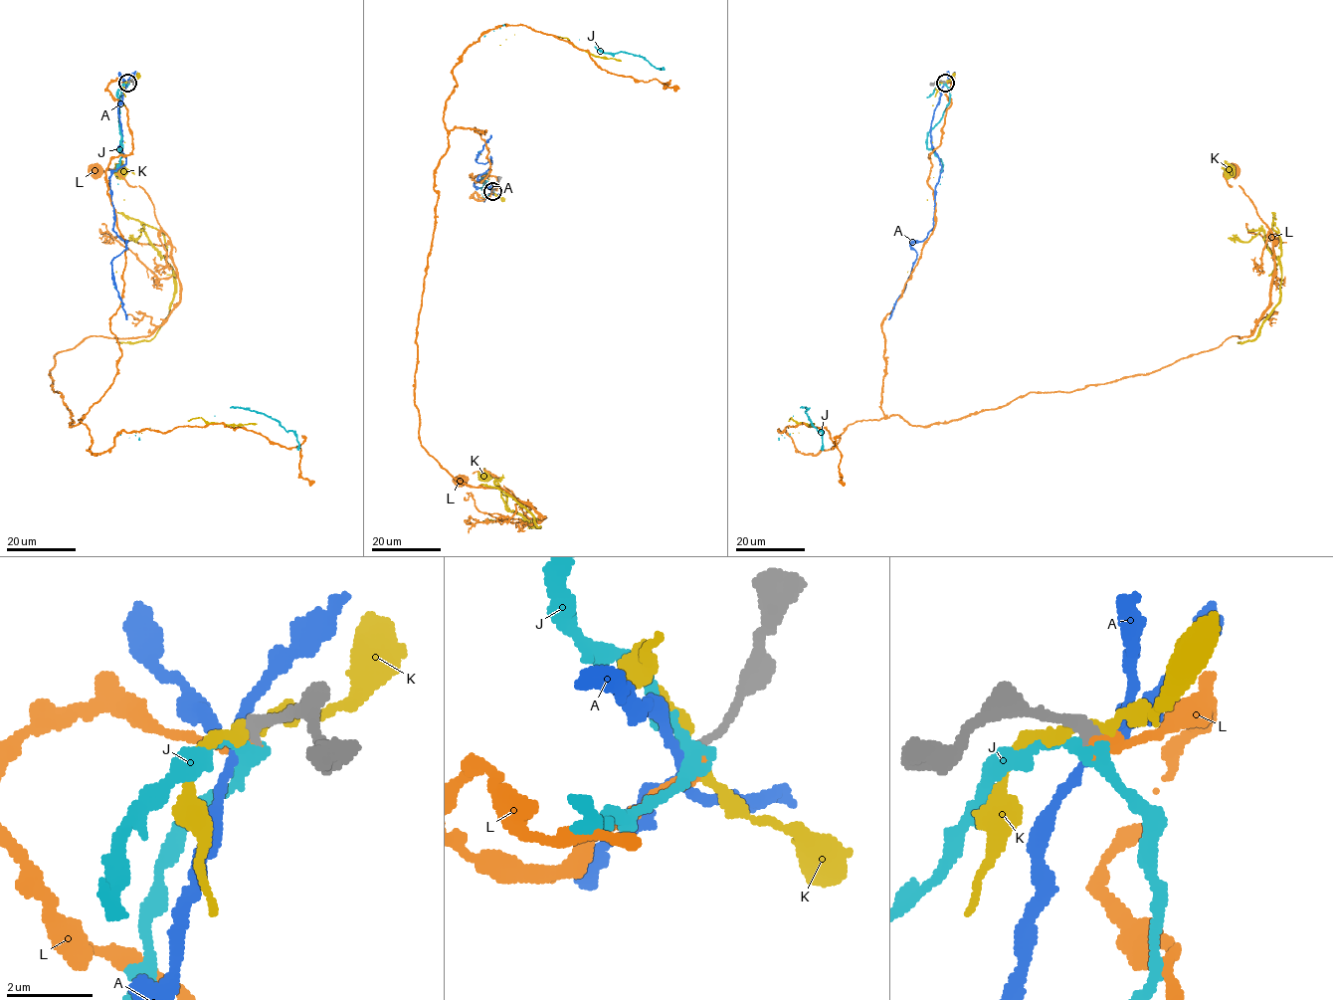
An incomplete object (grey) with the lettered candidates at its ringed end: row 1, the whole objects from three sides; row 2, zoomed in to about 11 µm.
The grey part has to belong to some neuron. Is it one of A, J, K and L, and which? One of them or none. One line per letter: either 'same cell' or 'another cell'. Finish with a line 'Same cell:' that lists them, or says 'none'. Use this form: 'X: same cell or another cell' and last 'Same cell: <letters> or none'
A: another cell
J: another cell
K: another cell
L: same cell
Same cell: L

